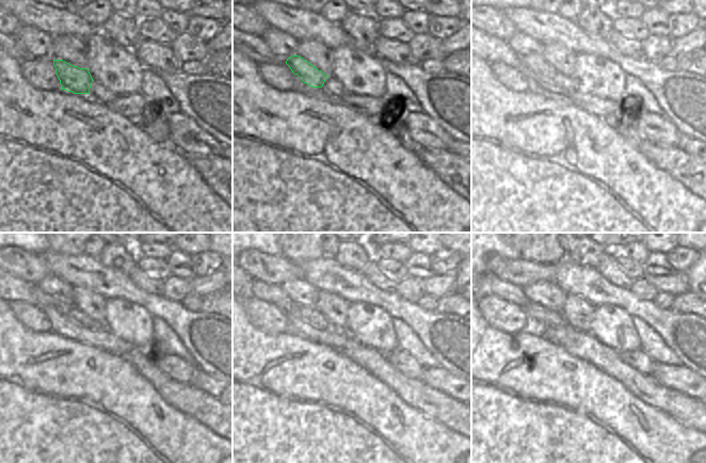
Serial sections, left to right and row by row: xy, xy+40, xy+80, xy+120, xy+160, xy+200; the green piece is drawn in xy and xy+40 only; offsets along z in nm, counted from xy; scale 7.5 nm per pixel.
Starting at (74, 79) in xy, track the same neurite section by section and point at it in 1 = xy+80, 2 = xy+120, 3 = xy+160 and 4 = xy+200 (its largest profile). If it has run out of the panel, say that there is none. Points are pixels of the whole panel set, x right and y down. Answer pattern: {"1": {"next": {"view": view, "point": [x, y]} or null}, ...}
{"1": {"next": {"view": "xy+80", "point": [536, 64]}}, "2": {"next": {"view": "xy+120", "point": [43, 300]}}, "3": {"next": {"view": "xy+160", "point": [272, 293]}}, "4": {"next": {"view": "xy+200", "point": [493, 286]}}}

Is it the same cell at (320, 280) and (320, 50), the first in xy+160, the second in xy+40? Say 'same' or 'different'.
different

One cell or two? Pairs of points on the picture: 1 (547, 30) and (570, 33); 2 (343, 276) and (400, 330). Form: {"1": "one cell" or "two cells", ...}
{"1": "one cell", "2": "two cells"}

